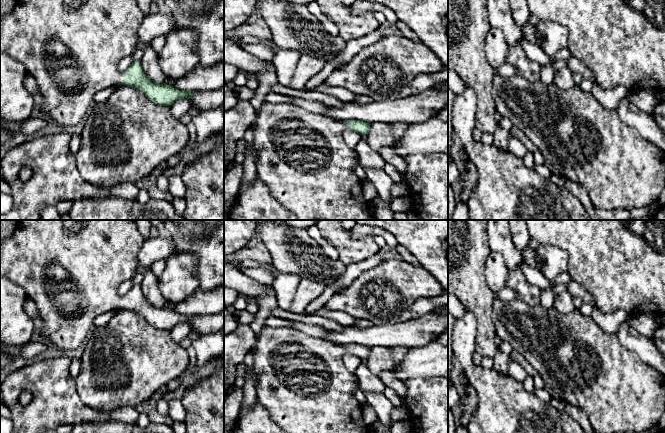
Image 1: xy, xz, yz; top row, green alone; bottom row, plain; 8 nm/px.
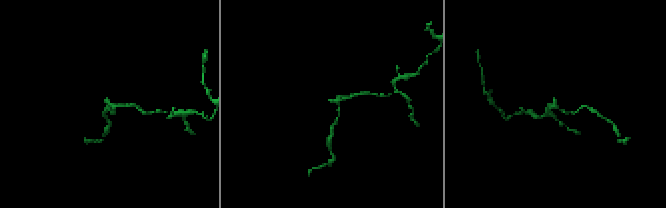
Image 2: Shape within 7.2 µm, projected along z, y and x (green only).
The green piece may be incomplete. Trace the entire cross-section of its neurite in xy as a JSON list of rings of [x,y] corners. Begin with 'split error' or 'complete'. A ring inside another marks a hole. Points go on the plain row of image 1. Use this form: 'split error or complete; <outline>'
split error; [[[19,220],[16,223],[14,234],[0,242],[0,275],[7,277],[24,289],[28,298],[35,303],[38,310],[38,317],[43,322],[40,332],[44,337],[44,341],[57,346],[64,352],[77,349],[87,339],[89,331],[95,328],[95,319],[106,312],[116,309],[132,310],[142,315],[150,325],[162,330],[171,330],[179,323],[190,323],[197,316],[180,315],[173,310],[152,306],[146,300],[139,285],[134,285],[123,297],[117,294],[119,285],[126,280],[131,280],[137,274],[139,267],[137,256],[144,241],[145,239],[140,234],[136,225],[136,220]]]

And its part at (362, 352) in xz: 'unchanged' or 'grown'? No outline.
grown

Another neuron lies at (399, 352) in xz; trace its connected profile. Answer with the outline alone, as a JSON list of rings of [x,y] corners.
[[[397,346],[397,347],[392,347],[388,349],[393,354],[394,367],[403,360],[403,358],[405,357],[406,353],[409,350],[409,348],[406,346]]]

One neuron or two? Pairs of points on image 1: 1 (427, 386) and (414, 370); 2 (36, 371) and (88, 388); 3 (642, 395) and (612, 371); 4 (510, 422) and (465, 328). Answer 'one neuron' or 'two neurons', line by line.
1: two neurons
2: two neurons
3: one neuron
4: one neuron

